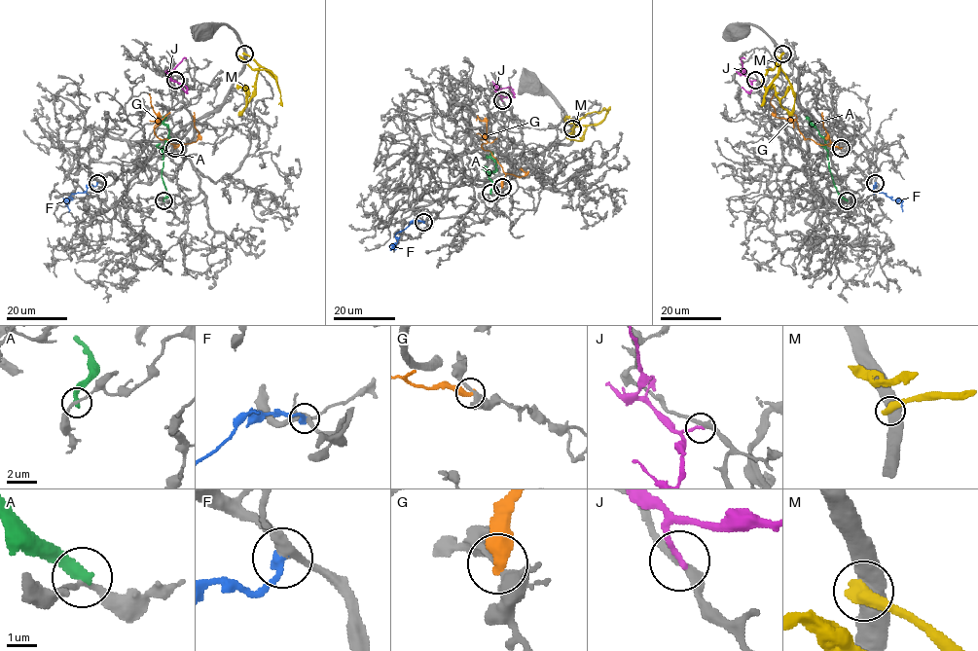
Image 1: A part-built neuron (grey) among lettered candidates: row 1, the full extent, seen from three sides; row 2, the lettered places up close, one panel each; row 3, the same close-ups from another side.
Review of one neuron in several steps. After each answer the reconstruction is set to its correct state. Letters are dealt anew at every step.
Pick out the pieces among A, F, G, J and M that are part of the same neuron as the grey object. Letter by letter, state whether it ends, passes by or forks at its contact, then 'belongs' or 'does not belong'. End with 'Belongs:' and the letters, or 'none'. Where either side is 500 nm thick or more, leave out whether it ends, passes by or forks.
A: it ends; does not belong
F: it ends; belongs
G: it ends; does not belong
J: it ends; does not belong
M: does not belong
Belongs: F

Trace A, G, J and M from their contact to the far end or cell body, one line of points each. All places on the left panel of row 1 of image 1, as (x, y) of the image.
A: (163, 200), (166, 191), (162, 171), (162, 150), (168, 139), (169, 128), (163, 123), (165, 116)
G: (174, 147), (178, 146), (160, 139), (154, 131), (160, 120), (150, 103), (149, 93)
J: (175, 81), (170, 74), (184, 57), (186, 59)
M: (244, 53), (258, 68), (251, 98), (242, 112), (248, 91), (244, 85), (236, 88)

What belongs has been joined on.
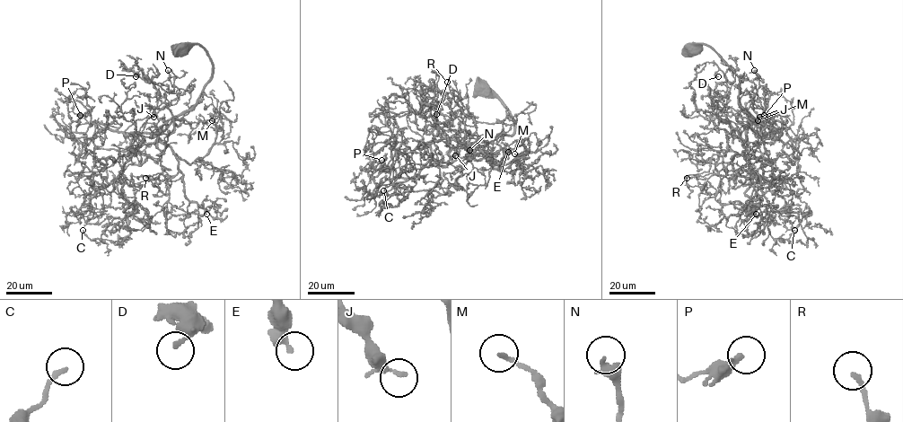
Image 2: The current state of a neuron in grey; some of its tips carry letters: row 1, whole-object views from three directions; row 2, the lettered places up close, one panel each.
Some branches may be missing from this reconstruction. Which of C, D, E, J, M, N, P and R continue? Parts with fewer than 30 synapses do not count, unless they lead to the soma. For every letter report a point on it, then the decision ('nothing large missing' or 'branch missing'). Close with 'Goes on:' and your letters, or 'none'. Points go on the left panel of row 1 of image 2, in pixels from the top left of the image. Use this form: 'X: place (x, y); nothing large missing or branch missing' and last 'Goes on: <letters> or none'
C: place (83, 230); nothing large missing
D: place (135, 76); nothing large missing
E: place (206, 214); nothing large missing
J: place (153, 117); nothing large missing
M: place (212, 120); nothing large missing
N: place (168, 70); nothing large missing
P: place (80, 115); nothing large missing
R: place (145, 178); nothing large missing
Goes on: none

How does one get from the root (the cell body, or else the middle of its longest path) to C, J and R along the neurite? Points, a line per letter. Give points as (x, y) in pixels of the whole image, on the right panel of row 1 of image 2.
C: (692, 48), (708, 45), (738, 77), (738, 102), (753, 118), (745, 194), (766, 207), (774, 238), (794, 230)
J: (692, 48), (708, 45), (731, 68), (739, 81), (738, 102), (767, 135), (769, 118), (754, 108), (759, 117)
R: (692, 48), (708, 45), (734, 72), (753, 120), (746, 142), (734, 128), (726, 135), (716, 174), (687, 178)

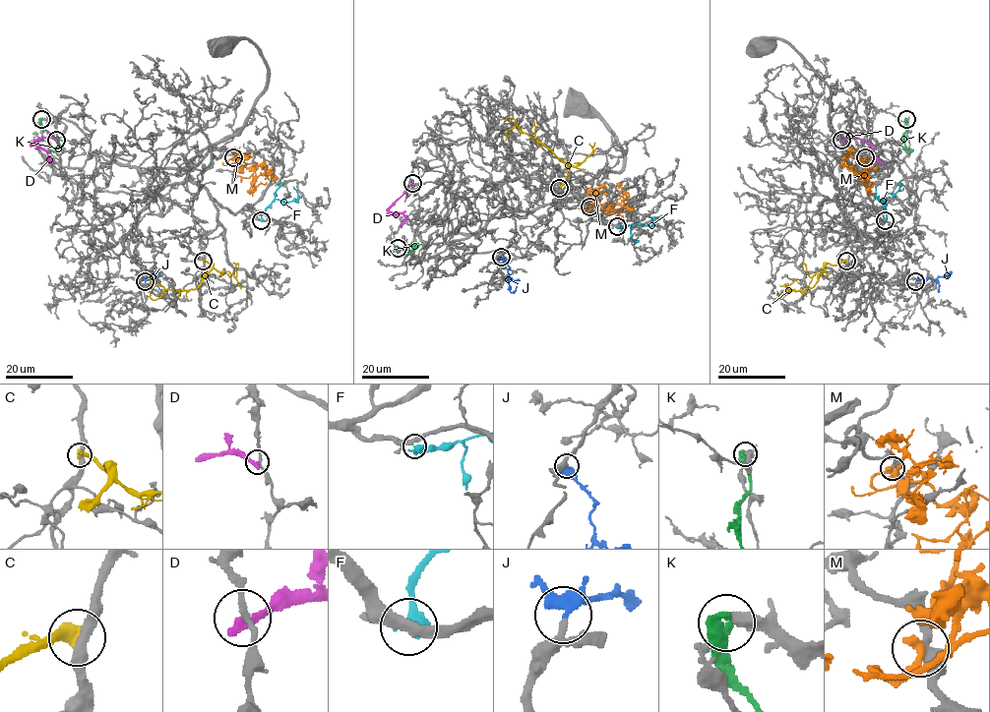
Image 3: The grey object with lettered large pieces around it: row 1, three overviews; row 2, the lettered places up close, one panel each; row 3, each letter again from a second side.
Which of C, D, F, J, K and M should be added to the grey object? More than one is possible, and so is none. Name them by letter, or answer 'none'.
F, J

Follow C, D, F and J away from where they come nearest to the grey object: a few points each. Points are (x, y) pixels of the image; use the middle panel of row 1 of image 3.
C: (559, 188), (567, 176), (568, 165), (523, 132), (516, 121), (505, 118)
D: (412, 183), (389, 209), (403, 214), (401, 225)
F: (617, 226), (641, 223), (648, 226), (654, 218), (649, 216)
J: (501, 257), (509, 266), (509, 289), (513, 292), (517, 286)

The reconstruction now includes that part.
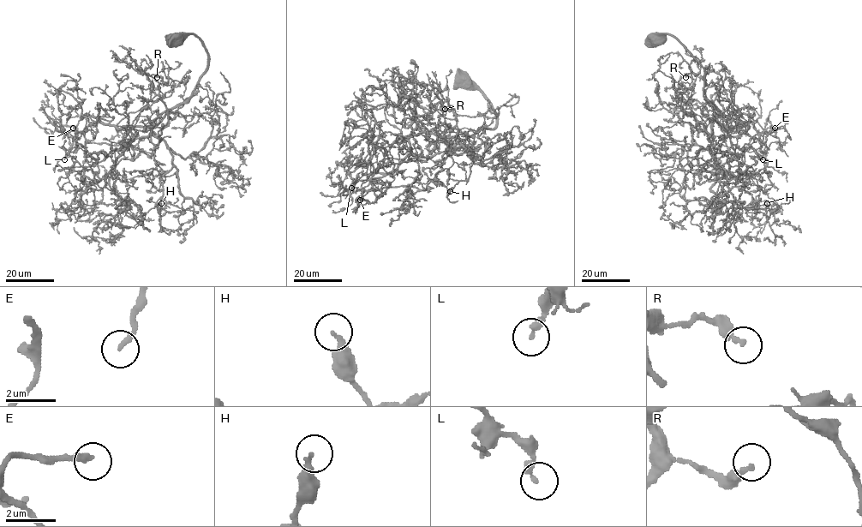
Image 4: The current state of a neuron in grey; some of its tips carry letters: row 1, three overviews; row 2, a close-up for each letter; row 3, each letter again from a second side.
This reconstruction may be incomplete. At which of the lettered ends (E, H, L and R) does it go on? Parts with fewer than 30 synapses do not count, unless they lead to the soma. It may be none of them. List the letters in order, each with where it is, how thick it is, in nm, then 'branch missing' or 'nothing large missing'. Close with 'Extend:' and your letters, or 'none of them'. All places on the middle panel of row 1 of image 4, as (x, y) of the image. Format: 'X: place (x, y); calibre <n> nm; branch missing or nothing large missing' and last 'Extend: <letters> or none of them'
E: place (360, 200); calibre 200 nm; branch missing
H: place (450, 191); calibre 240 nm; nothing large missing
L: place (351, 188); calibre 220 nm; nothing large missing
R: place (445, 109); calibre 260 nm; nothing large missing
Extend: E

